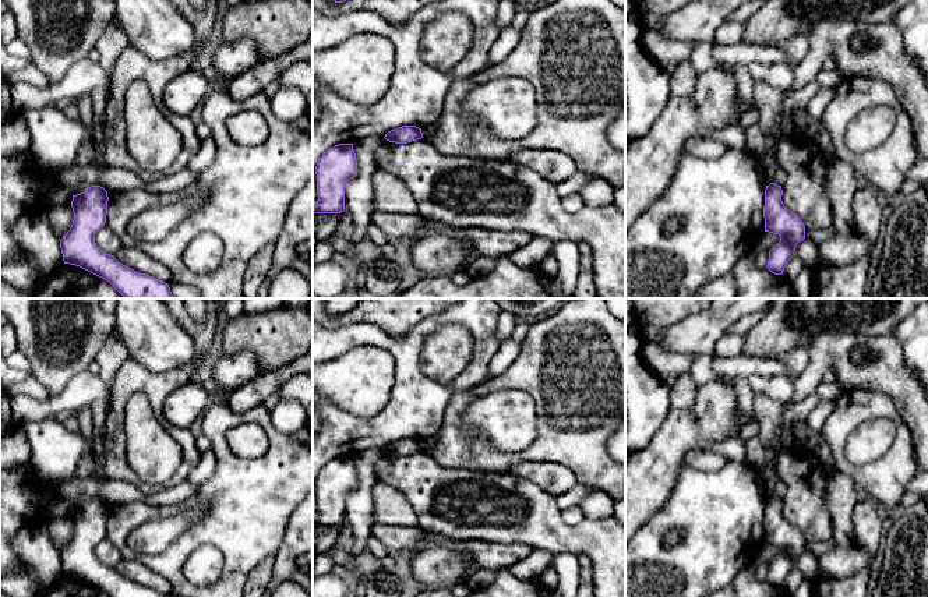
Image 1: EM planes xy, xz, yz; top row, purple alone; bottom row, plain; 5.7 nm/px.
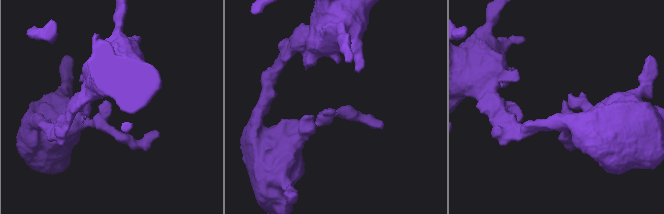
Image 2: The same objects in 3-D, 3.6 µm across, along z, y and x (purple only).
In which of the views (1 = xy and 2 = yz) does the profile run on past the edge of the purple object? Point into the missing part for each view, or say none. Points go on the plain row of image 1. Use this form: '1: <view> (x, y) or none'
1: none
2: none

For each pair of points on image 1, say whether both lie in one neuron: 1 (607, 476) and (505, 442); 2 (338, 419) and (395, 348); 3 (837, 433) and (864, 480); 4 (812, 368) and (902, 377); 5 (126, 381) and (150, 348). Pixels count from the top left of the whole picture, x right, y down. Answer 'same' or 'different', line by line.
1: different
2: same
3: same
4: same
5: different

